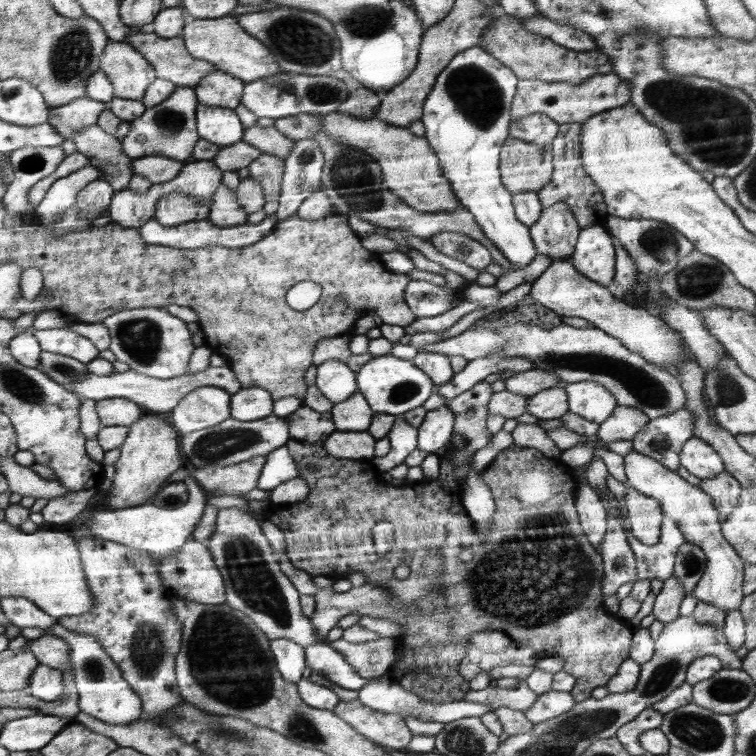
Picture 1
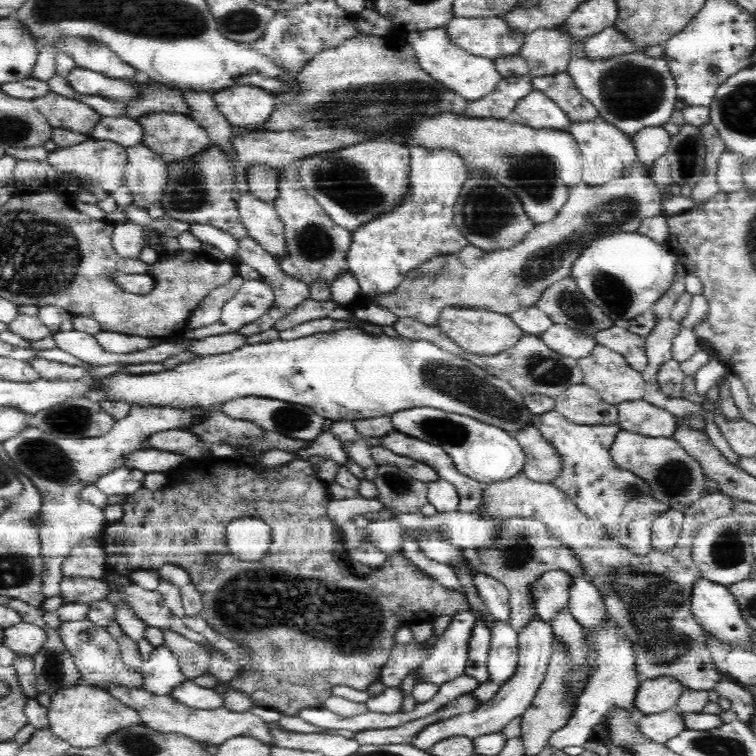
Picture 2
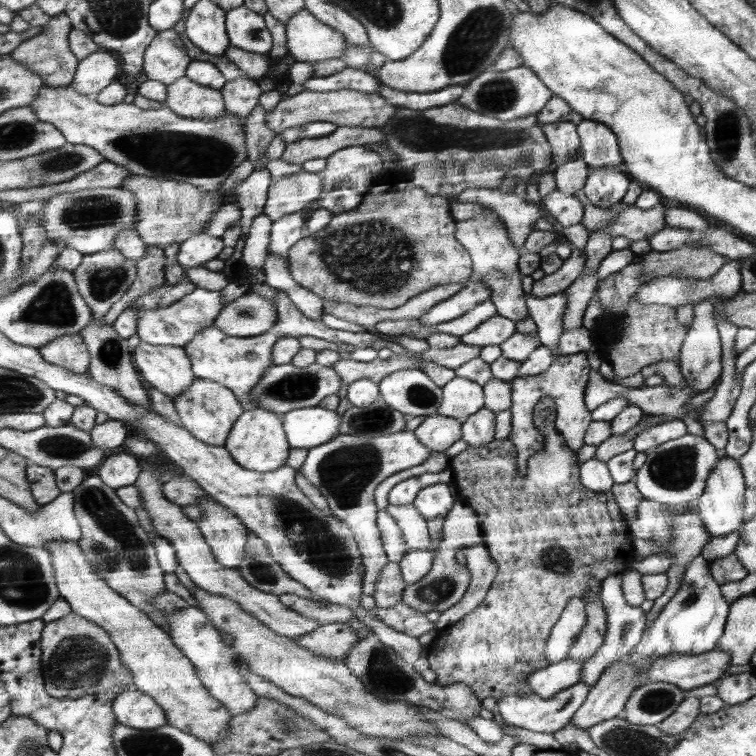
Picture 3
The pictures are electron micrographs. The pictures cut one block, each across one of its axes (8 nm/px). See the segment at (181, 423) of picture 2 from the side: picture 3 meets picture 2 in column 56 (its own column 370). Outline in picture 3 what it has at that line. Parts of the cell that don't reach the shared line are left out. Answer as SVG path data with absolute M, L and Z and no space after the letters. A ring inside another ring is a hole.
M406 429L388 435L344 434L308 449L306 460L299 468L307 482L313 484L327 500L331 514L343 520L353 530L364 560L363 592L368 596L376 591L377 580L390 561L377 527L378 508L374 491L390 476L426 462L432 454L433 451L426 448L413 431Z

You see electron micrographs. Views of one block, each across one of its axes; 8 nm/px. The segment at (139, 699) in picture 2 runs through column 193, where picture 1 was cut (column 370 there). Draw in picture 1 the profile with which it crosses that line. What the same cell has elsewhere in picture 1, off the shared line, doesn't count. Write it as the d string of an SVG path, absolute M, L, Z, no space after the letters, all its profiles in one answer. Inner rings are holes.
M339 701L333 710L342 720L349 722L358 733L380 746L406 751L413 739L404 717L394 712L380 712L353 701Z

